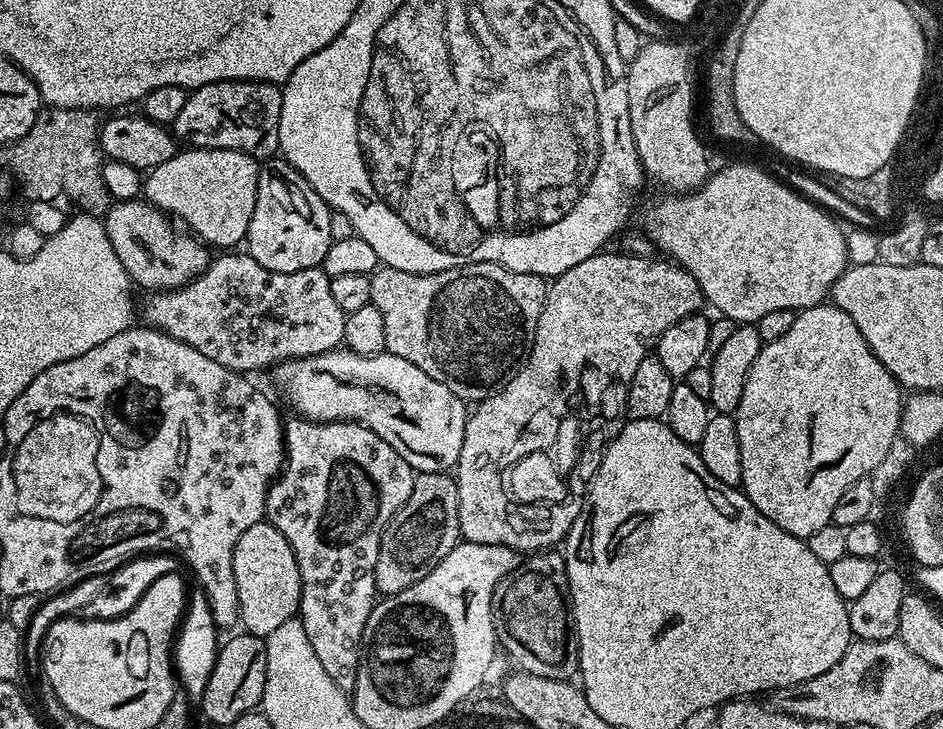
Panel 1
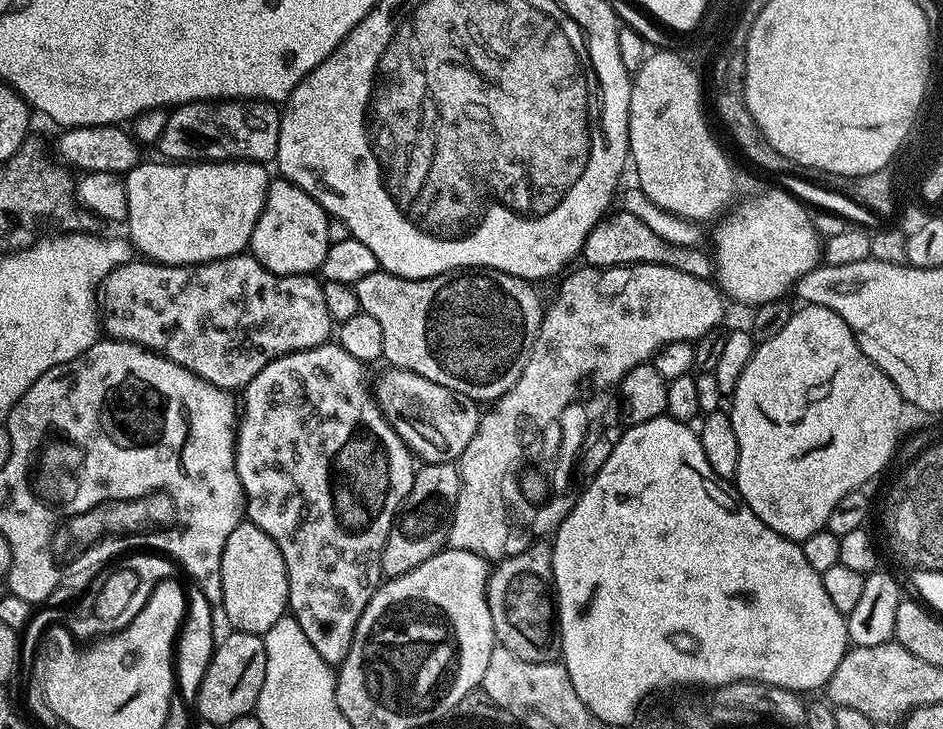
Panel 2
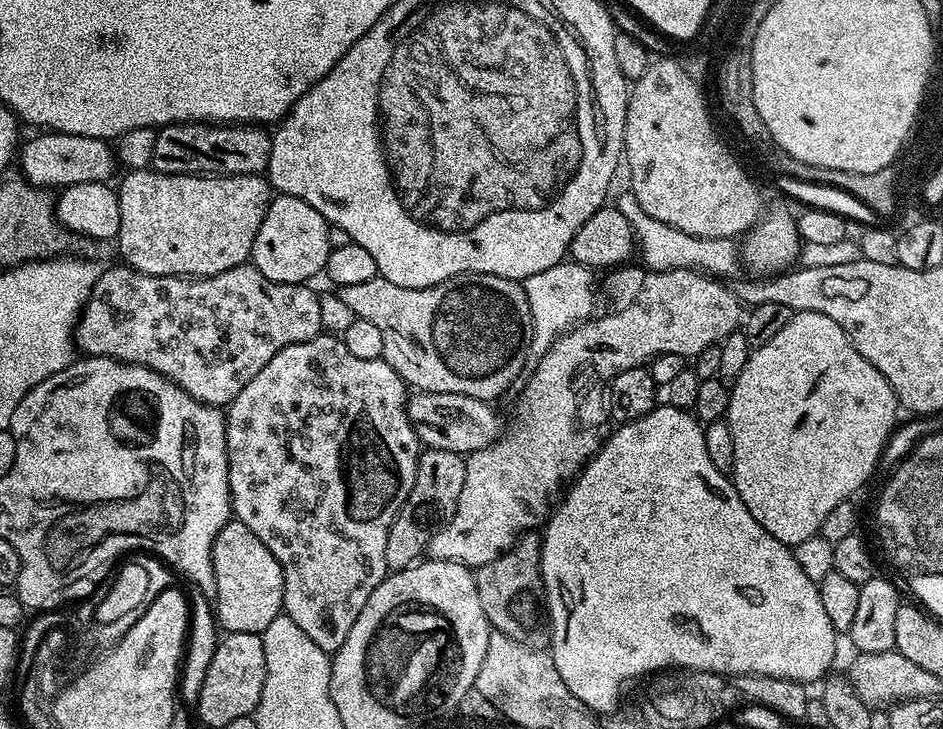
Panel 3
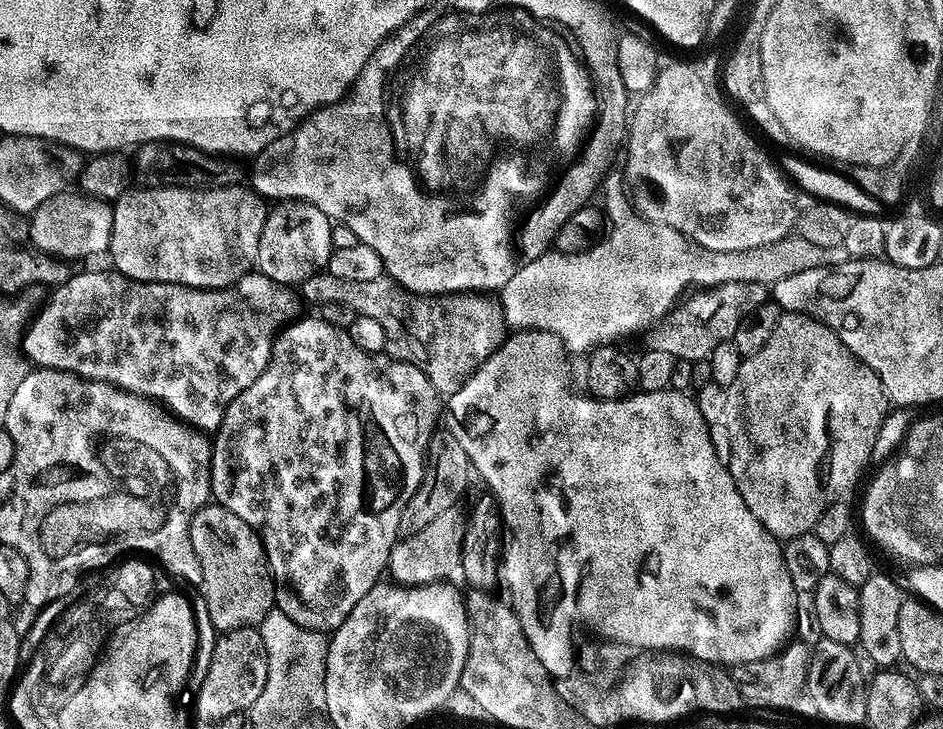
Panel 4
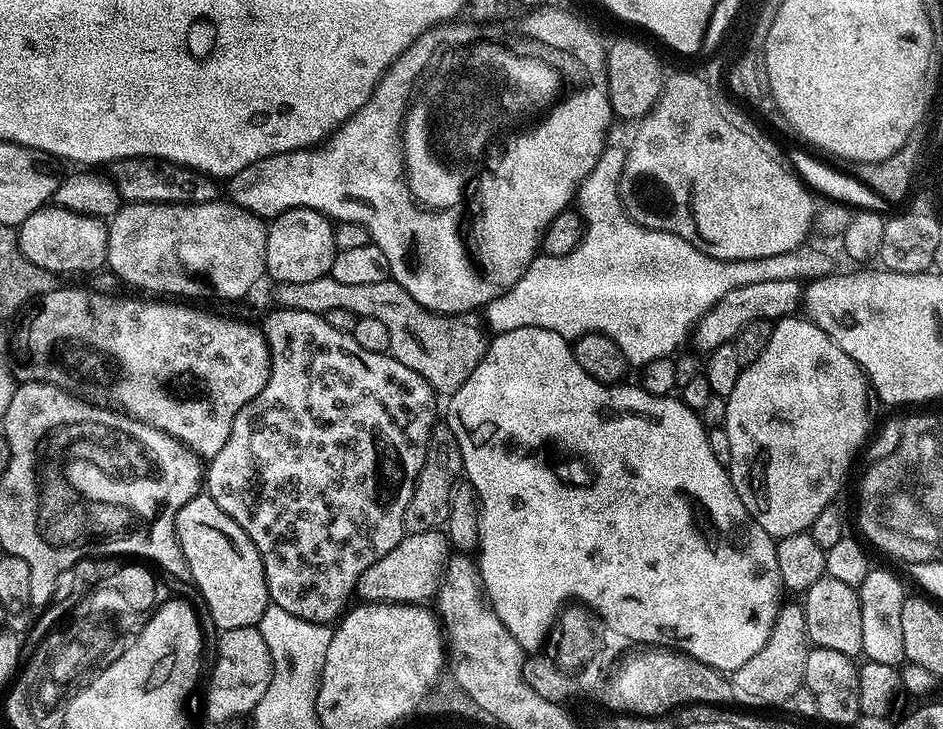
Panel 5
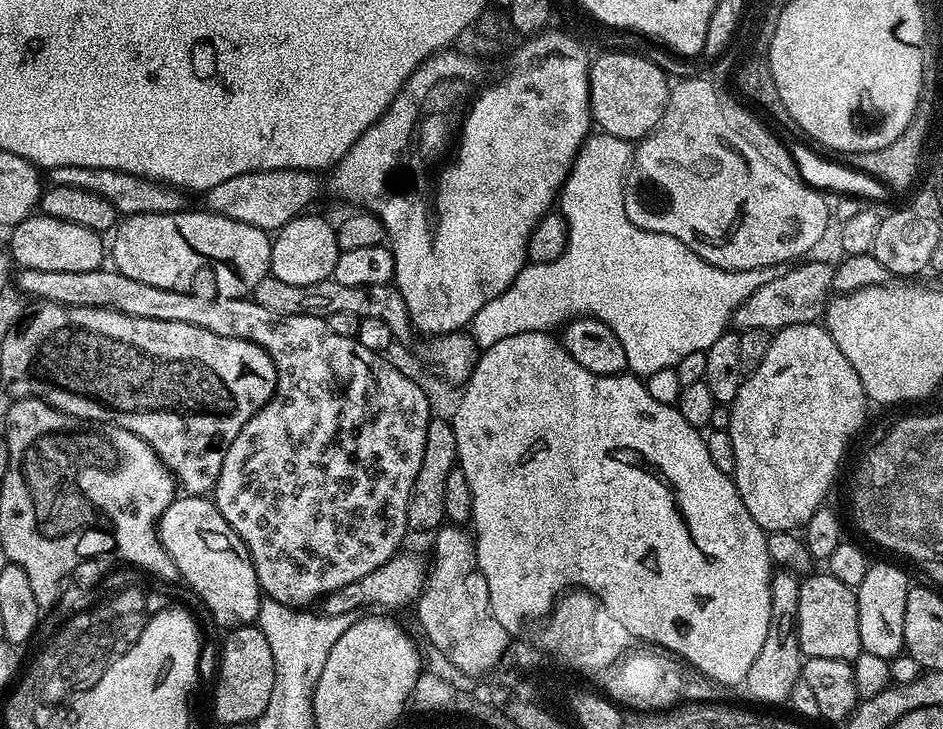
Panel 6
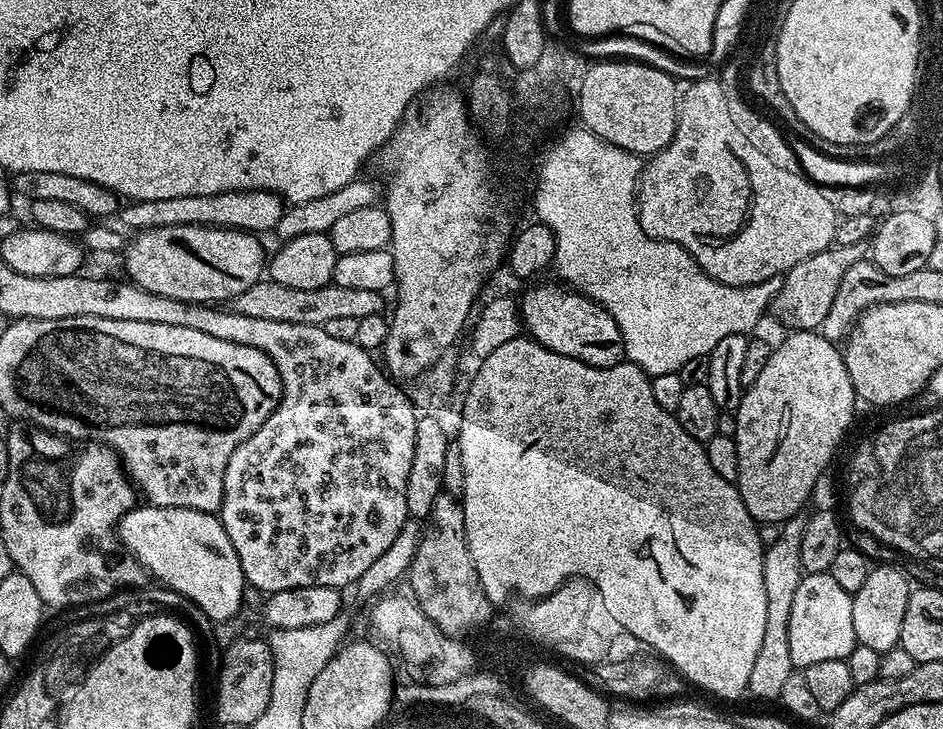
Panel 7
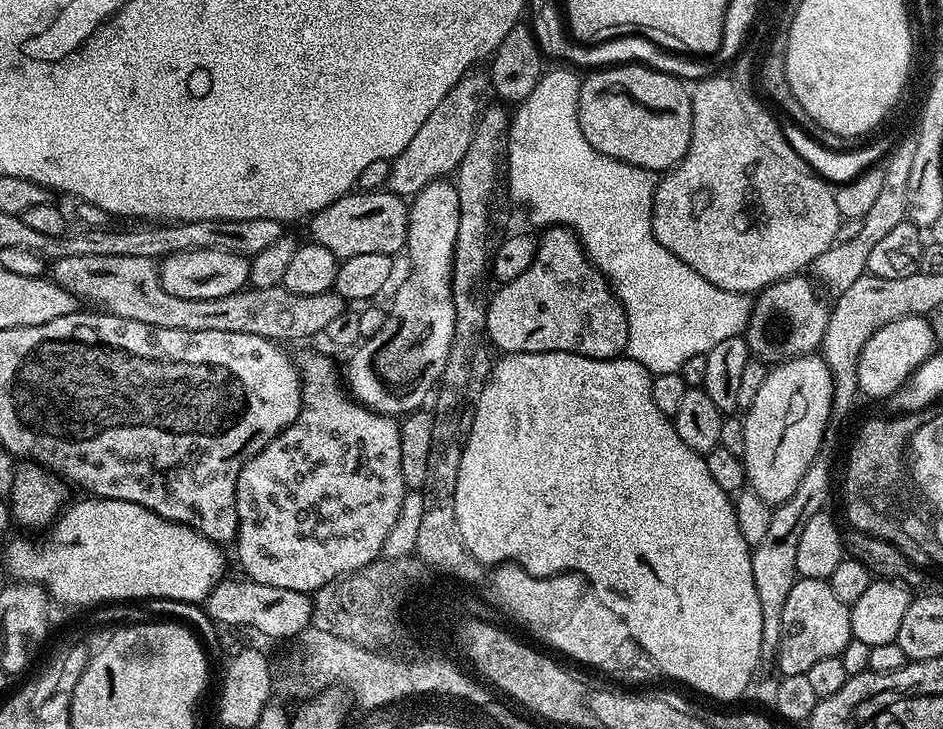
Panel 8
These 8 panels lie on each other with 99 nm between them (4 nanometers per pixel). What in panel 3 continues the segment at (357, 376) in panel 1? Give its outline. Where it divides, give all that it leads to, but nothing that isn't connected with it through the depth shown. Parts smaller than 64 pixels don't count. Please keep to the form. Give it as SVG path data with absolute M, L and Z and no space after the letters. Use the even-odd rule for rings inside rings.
M417 391L412 395L406 400L408 419L412 421L421 445L467 454L476 452L497 439L496 412L489 401L441 392Z

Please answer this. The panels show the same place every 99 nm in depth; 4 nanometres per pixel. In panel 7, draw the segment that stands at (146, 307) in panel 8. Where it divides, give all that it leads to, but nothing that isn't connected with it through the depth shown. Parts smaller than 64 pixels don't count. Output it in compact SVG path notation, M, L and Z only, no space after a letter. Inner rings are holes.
M262 278L244 290L232 301L233 311L249 315L252 318L267 318L280 322L298 322L300 325L331 322L333 318L366 318L370 314L380 312L381 293L374 290L353 290L346 286L330 283L318 290L291 289L271 278Z

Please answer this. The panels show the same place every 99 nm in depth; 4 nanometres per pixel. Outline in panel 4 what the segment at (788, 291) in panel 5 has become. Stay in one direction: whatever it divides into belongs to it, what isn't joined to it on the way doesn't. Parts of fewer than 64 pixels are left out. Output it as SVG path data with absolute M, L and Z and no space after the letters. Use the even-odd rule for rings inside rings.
M726 282L725 284L717 284L714 288L702 288L693 291L691 295L681 299L673 307L663 322L651 329L651 347L658 350L666 350L670 354L674 354L677 360L707 360L719 344L732 339L732 336L742 322L742 318L746 318L746 314L750 314L750 310L754 310L758 306L765 304L769 296L769 285L759 284L758 282Z

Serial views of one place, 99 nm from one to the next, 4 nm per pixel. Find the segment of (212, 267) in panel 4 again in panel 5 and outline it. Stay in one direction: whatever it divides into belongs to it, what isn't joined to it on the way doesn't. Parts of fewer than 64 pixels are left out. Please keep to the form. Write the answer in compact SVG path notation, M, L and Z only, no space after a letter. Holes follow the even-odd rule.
M224 198L201 204L125 203L111 216L107 225L107 267L112 268L113 274L121 276L126 283L141 288L144 291L141 293L144 294L163 294L168 298L180 298L191 286L192 279L201 276L222 299L240 300L266 276L268 230L265 221Z

